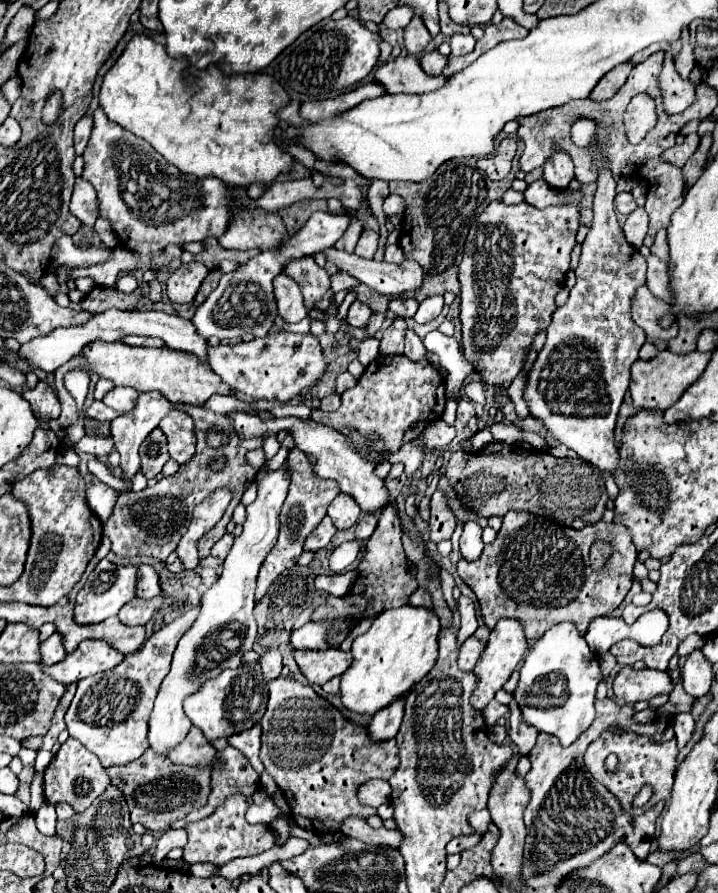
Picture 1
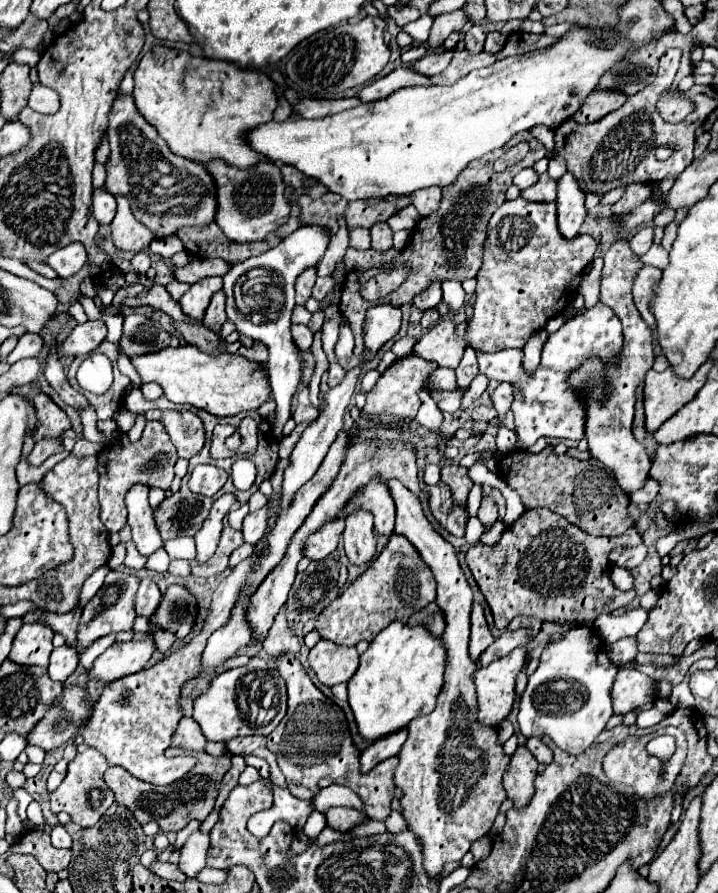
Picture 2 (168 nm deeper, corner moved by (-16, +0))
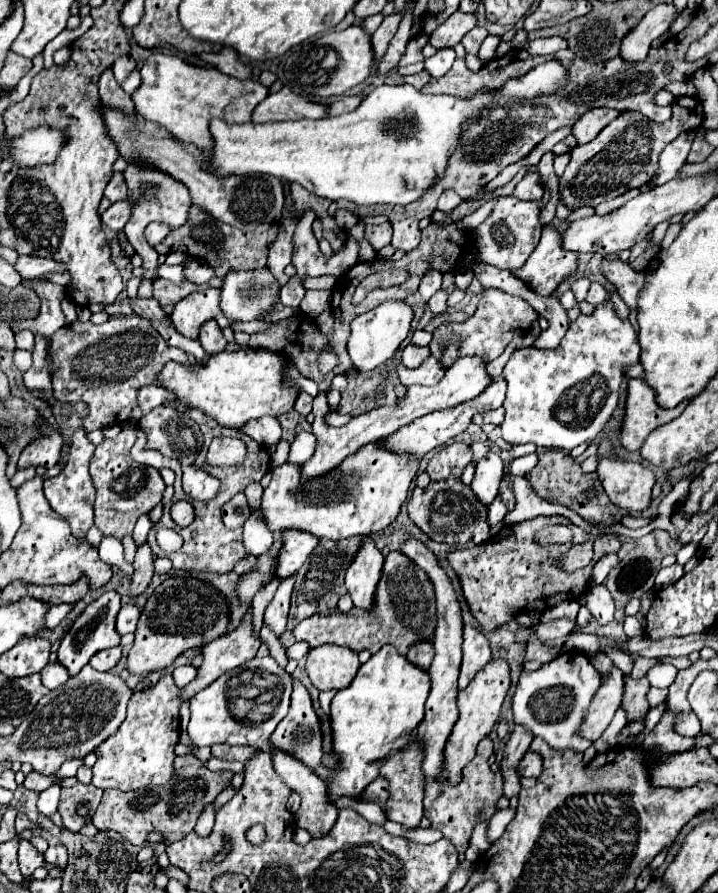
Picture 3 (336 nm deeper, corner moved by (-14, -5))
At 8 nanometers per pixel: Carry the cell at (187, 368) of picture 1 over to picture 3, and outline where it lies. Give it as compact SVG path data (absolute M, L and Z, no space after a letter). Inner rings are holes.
M240 348L238 352L220 352L208 356L202 364L184 366L180 362L168 362L158 376L158 386L174 394L174 402L188 408L198 408L206 416L214 418L220 426L240 428L246 422L260 416L278 416L294 406L298 386L288 388L282 384L284 356L268 350Z

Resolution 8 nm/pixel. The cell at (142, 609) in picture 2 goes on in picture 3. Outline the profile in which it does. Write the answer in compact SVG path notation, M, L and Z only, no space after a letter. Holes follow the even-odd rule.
M124 604L122 610L118 612L118 620L116 620L116 626L118 626L118 632L124 636L128 632L134 632L136 630L136 624L138 624L138 618L140 618L140 606L138 604Z

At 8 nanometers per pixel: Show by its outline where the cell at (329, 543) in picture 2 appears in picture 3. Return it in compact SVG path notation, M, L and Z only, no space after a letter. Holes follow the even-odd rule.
M290 530L284 536L284 546L278 556L276 576L278 578L294 576L304 566L304 562L308 560L308 556L314 552L314 548L318 544L320 544L320 540L314 538L312 534L306 534L302 530Z

